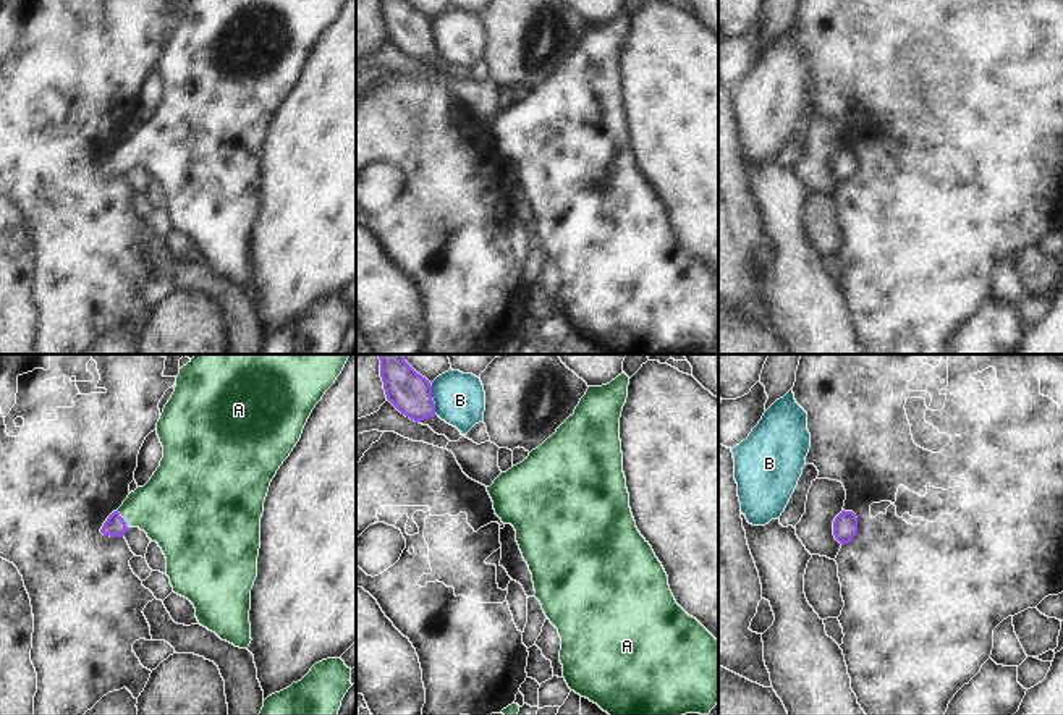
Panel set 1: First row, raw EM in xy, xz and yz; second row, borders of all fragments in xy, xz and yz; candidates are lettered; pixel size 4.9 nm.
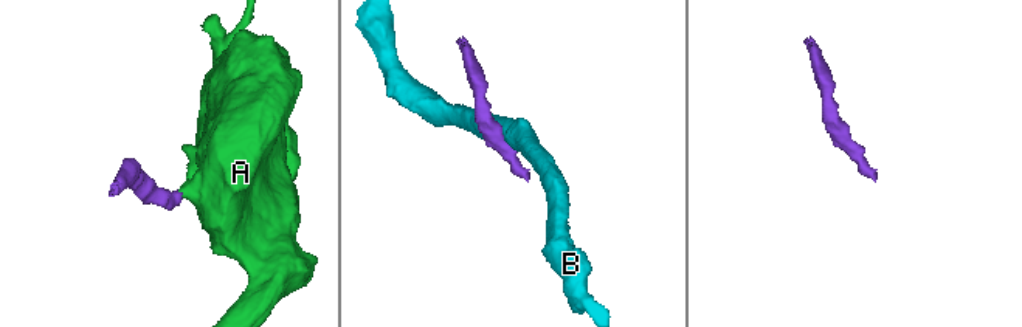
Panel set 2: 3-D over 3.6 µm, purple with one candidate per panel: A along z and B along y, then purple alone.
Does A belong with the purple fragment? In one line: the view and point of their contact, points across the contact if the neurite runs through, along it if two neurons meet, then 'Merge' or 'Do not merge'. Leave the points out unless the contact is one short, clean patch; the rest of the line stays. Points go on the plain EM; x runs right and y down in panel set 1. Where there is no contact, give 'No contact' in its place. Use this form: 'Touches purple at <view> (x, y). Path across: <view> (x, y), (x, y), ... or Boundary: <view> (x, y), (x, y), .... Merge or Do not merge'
Touches purple at xy (122, 156). Path across: xy (115, 164), (122, 156), (143, 146), (170, 146). Merge.

